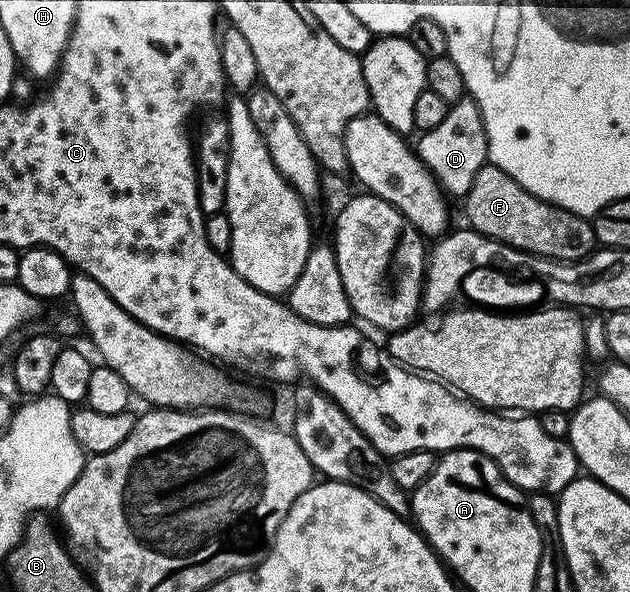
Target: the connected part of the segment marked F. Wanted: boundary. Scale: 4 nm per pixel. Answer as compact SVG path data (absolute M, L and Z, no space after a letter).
M485 166L465 197L467 203L466 221L472 228L498 243L540 255L546 259L574 261L584 259L596 250L594 226L584 216L574 215L552 203L541 201L529 193L509 173L493 166Z

